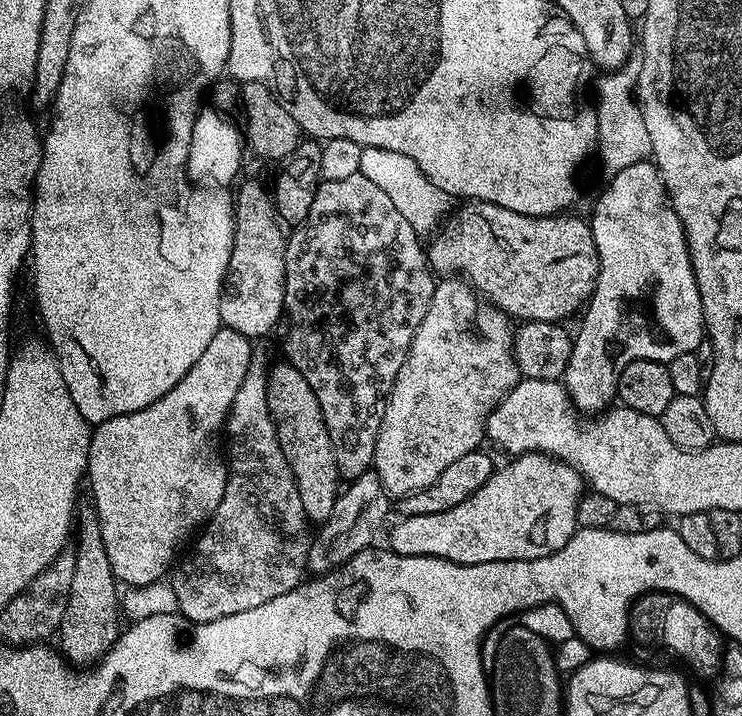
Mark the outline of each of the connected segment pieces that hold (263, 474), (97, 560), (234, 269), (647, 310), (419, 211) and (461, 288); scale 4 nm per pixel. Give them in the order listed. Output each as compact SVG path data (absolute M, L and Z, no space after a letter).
M253 362L248 367L248 373L242 382L242 386L238 386L238 394L234 394L234 400L228 410L228 416L223 426L226 440L228 436L228 448L226 444L228 481L226 482L226 490L222 494L222 502L218 502L218 510L214 510L212 517L210 517L207 524L203 525L199 535L195 537L195 540L197 540L196 545L192 548L192 553L184 561L181 559L170 572L170 583L177 598L179 615L183 616L185 620L192 621L193 624L214 622L218 618L226 618L230 614L242 614L242 610L254 610L254 606L262 606L262 602L270 602L272 598L278 598L282 594L294 590L306 576L310 543L310 533L308 534L310 521L308 515L302 510L302 497L298 495L298 482L290 470L290 462L286 462L286 454L282 454L282 446L278 442L276 423L272 417L270 402L268 401L268 374L269 369L267 367L263 368L260 362Z
M81 503L78 508L80 541L74 545L74 582L70 582L68 605L58 629L58 641L60 640L61 644L59 647L63 655L76 666L88 666L99 661L122 631L122 624L116 621L122 616L121 597L118 590L116 592L118 581L104 549L100 520L96 517L95 507L91 503L83 504Z
M244 184L234 196L234 235L232 253L224 274L224 290L220 294L220 318L223 327L238 330L249 338L264 336L284 316L284 246L286 232L276 214L273 193L260 184Z
M643 160L634 166L626 166L626 170L615 173L609 180L612 181L605 186L604 193L597 198L596 209L592 212L592 218L590 217L593 240L596 242L597 256L600 259L600 273L597 276L596 289L594 289L591 299L587 301L586 307L583 309L584 321L580 324L580 333L575 333L570 362L566 366L562 377L562 383L567 388L568 395L572 397L572 403L580 410L585 410L584 408L607 409L617 399L618 378L624 367L630 362L635 360L664 360L676 356L678 353L685 351L686 348L683 338L680 337L680 332L698 332L697 334L700 334L705 331L702 294L698 290L698 282L692 269L692 259L688 253L688 239L684 237L684 227L676 211L672 209L668 199L668 189L665 188L664 180L660 176L659 170L656 169L655 163Z
M364 148L360 172L389 196L398 214L402 214L402 218L406 218L406 222L410 222L410 226L416 229L417 233L425 234L424 232L428 231L431 233L453 211L453 197L447 189L438 187L420 169L418 162L414 162L414 158L406 158L406 154L382 148Z
M448 276L437 283L430 308L412 336L407 357L388 396L373 456L377 473L388 468L392 476L424 476L428 485L432 485L455 459L479 449L486 436L489 413L519 383L519 368L512 348L513 323L504 324L509 315L498 306L480 304L477 297L477 291L461 277Z

